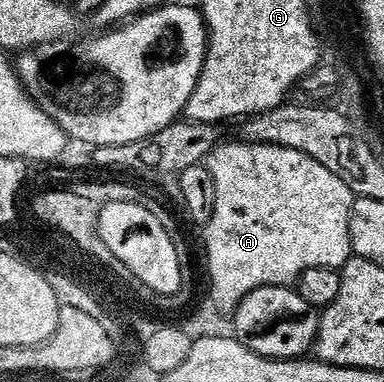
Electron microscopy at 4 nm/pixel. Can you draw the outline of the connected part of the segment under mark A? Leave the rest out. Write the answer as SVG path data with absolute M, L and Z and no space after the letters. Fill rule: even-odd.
M238 143L239 145L220 144L218 149L213 150L205 164L208 171L213 175L213 184L217 186L217 207L213 209L213 219L205 227L207 233L207 269L211 272L210 296L222 306L224 310L234 310L254 289L260 289L266 285L294 286L299 277L305 271L313 267L329 267L330 269L342 270L343 266L351 260L351 236L349 235L349 219L351 218L351 208L356 198L353 196L349 186L333 171L321 167L317 159L309 159L309 155L301 155L301 151L293 151L285 147L276 145L249 145Z

